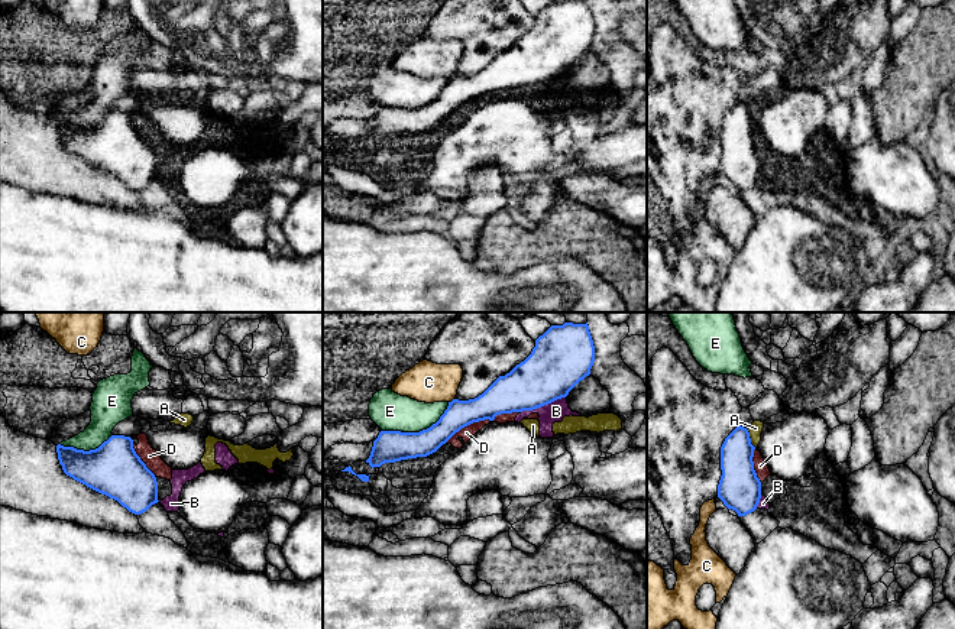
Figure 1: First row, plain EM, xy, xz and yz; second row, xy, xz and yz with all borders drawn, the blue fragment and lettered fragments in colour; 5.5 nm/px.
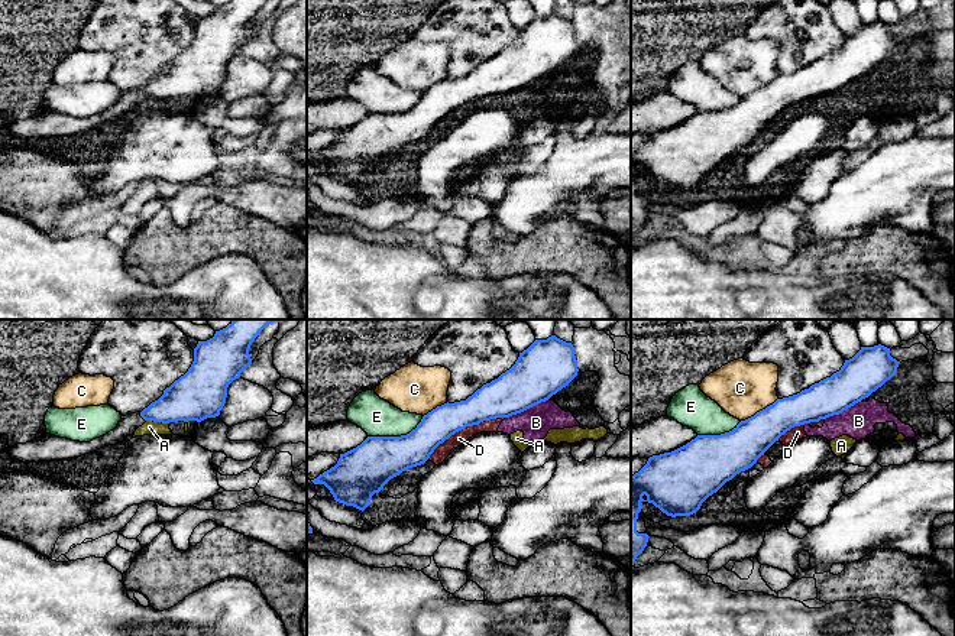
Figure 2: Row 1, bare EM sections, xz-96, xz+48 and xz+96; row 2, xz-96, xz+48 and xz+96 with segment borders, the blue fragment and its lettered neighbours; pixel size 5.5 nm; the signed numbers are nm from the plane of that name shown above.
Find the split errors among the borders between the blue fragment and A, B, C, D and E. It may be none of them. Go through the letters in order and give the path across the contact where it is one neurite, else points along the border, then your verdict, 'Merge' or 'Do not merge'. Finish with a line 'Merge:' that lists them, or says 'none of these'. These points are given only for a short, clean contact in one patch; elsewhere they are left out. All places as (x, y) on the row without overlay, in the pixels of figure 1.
A: Boundary: yz (747, 106), (756, 123). Do not merge
B: Do not merge
C: Boundary: xz (455, 74), (449, 78). Do not merge
D: Do not merge
E: Boundary: xz (449, 78), (444, 88), (426, 104), (418, 107), (382, 107). Do not merge
Merge: none of these

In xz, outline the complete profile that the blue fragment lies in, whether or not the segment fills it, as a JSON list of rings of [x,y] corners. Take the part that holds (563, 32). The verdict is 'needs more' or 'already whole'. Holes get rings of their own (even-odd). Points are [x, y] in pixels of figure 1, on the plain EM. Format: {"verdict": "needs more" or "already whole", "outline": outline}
{"verdict": "already whole", "outline": [[[587,0],[551,1],[535,16],[531,30],[505,52],[499,52],[482,71],[469,77],[453,75],[440,95],[420,108],[381,107],[366,139],[381,143],[408,134],[427,133],[436,129],[462,104],[479,98],[493,97],[496,91],[532,87],[566,74],[586,52],[595,38],[595,22]]]}

